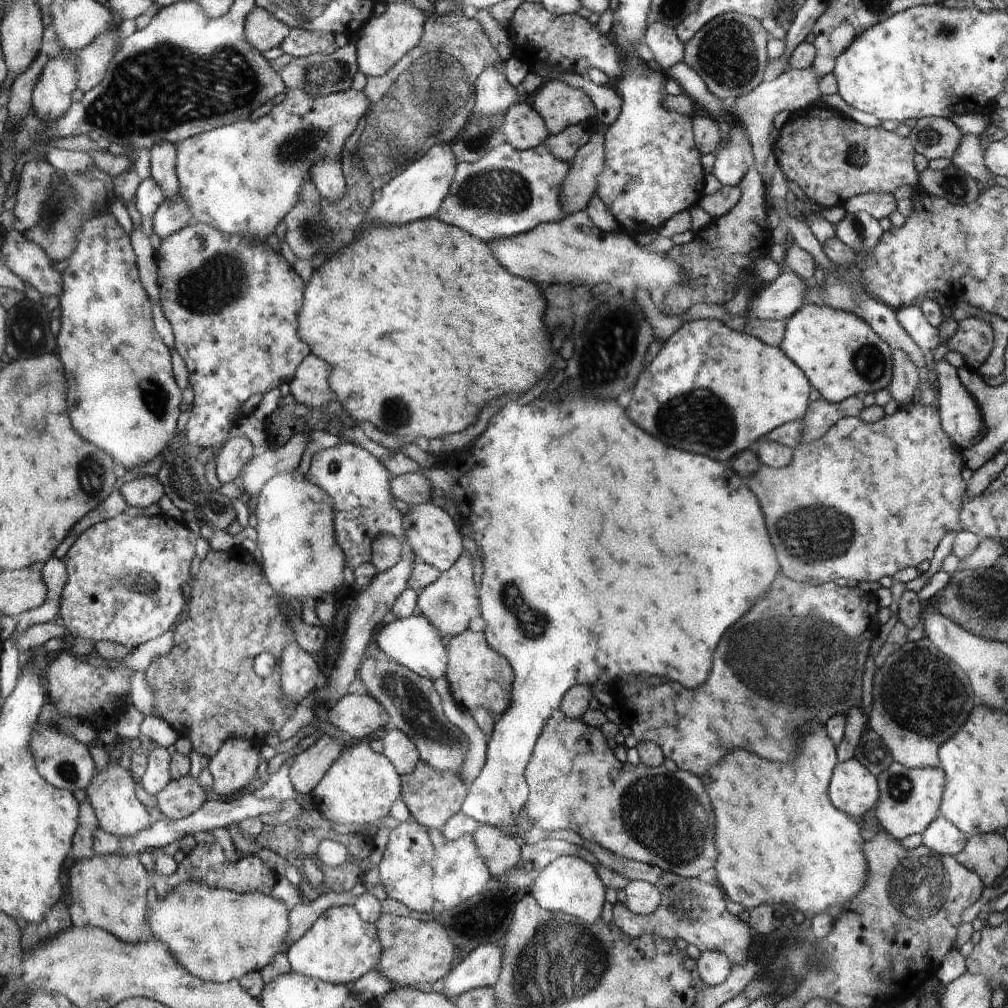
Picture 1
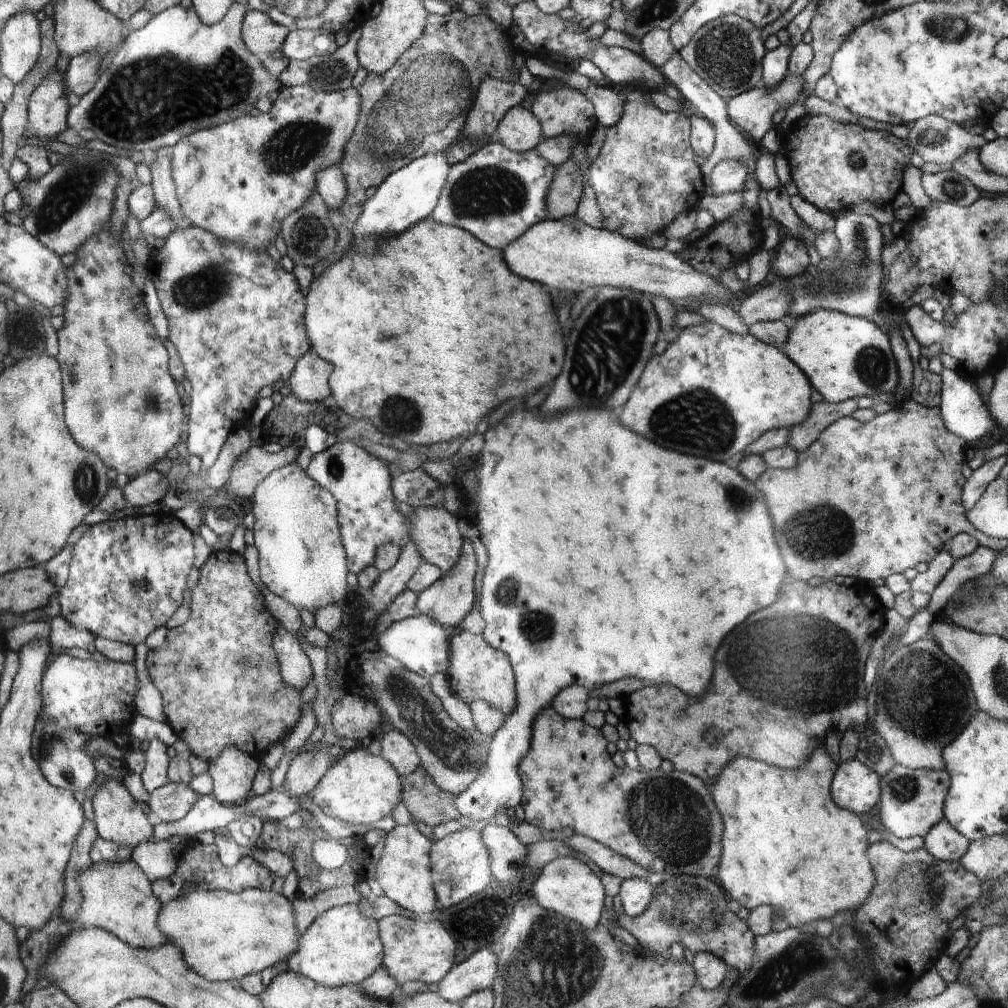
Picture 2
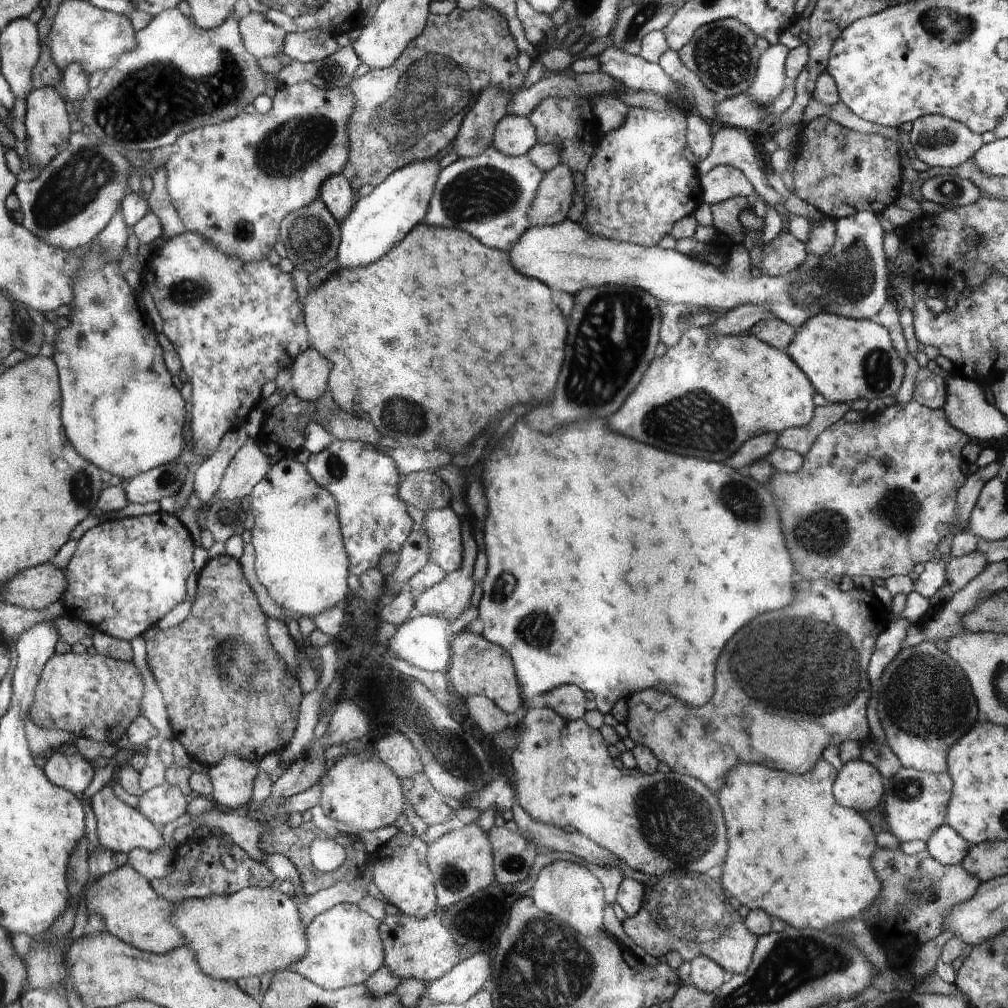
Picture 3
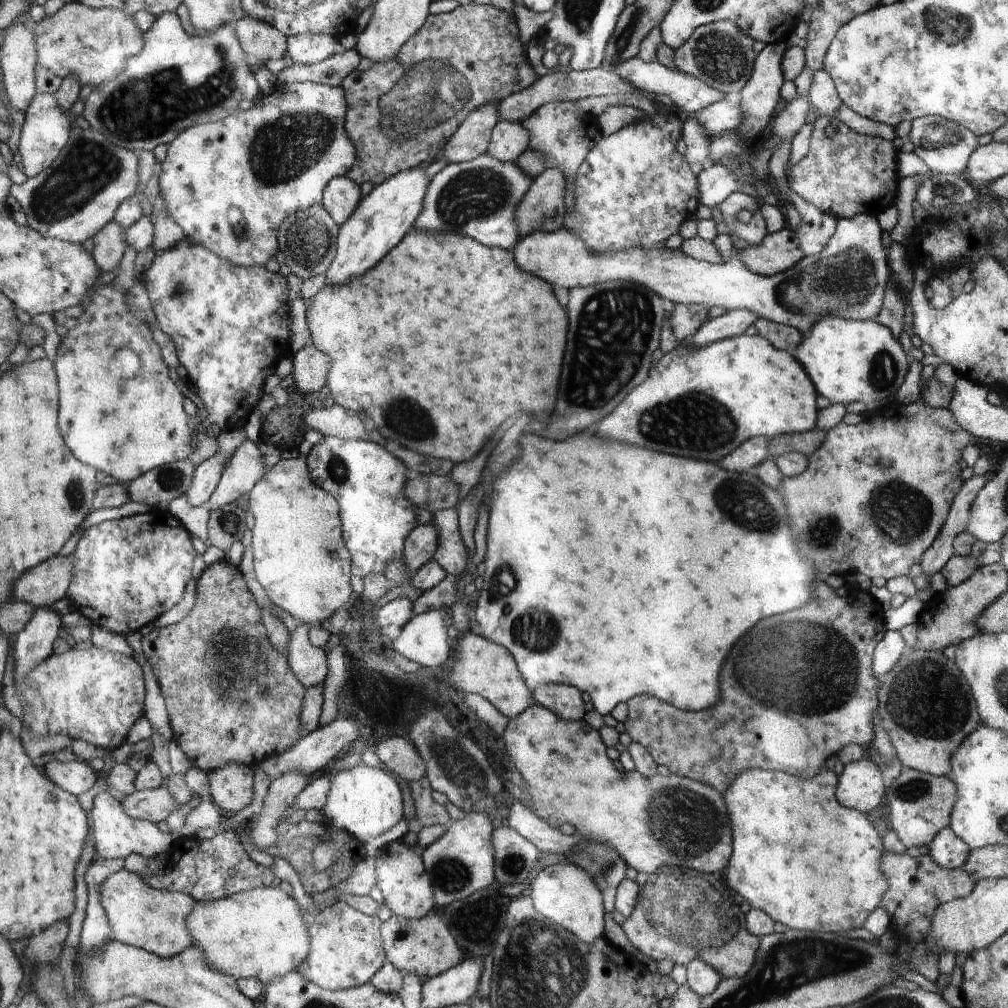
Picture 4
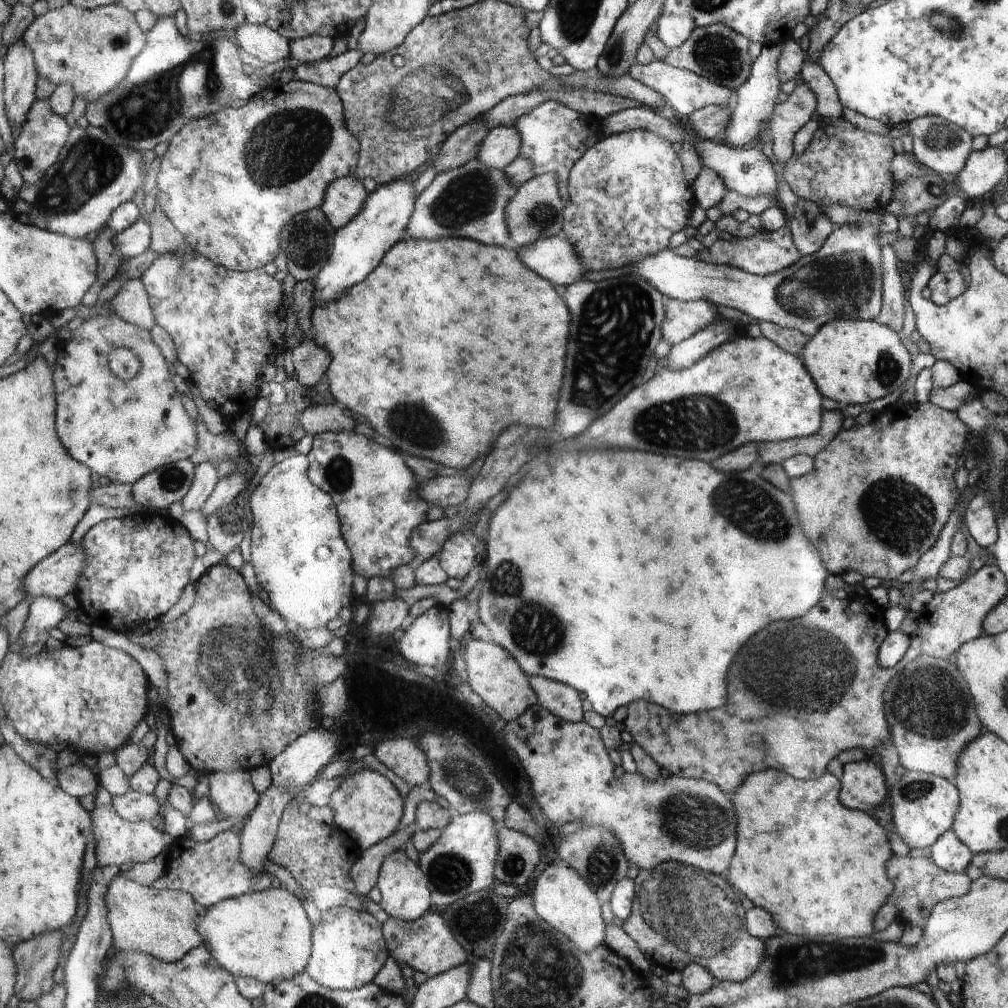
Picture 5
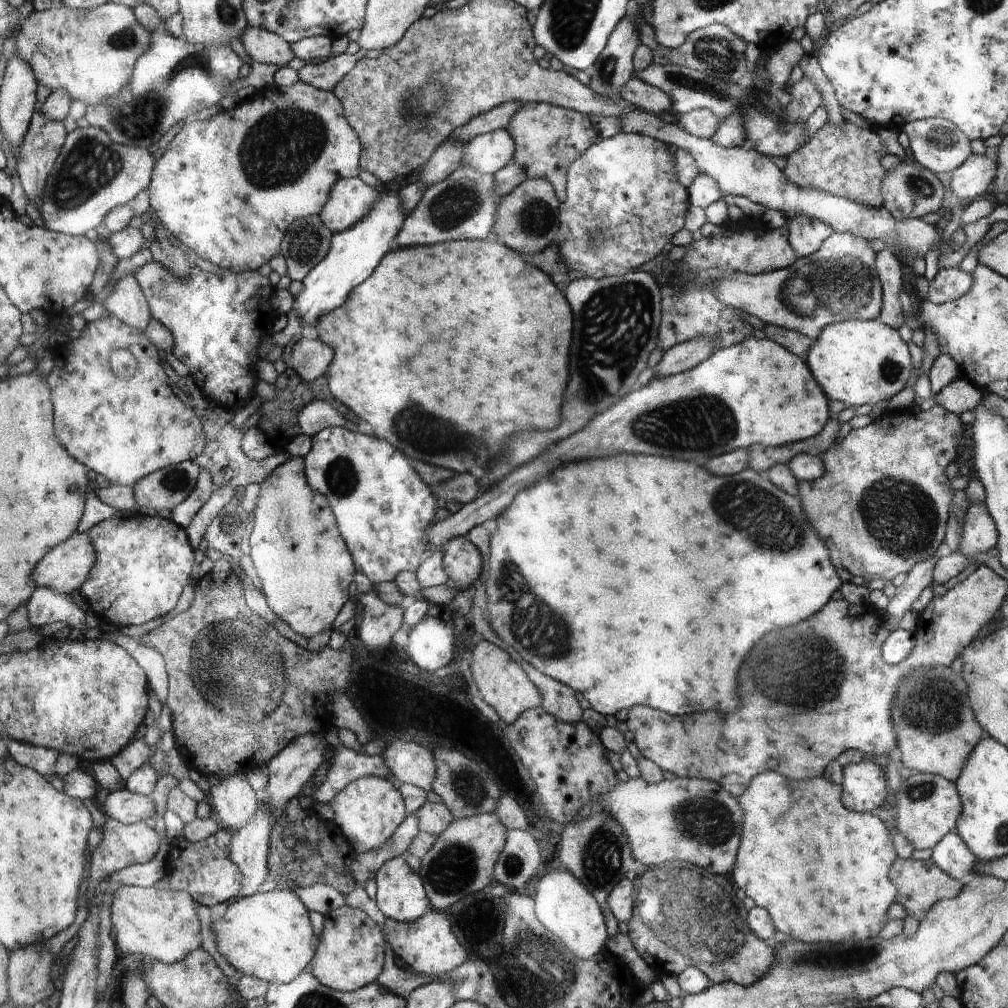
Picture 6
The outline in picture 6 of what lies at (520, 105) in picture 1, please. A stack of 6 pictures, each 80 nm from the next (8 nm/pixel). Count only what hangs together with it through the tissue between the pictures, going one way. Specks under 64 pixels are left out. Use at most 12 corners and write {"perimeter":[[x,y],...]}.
{"perimeter":[[506,129],[464,143],[462,166],[499,173],[515,159]]}

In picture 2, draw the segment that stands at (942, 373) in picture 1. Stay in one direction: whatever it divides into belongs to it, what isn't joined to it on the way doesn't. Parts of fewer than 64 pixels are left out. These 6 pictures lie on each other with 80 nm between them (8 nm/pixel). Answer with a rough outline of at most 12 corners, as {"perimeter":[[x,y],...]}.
{"perimeter":[[945,367],[944,424],[967,445],[998,429],[972,382]]}

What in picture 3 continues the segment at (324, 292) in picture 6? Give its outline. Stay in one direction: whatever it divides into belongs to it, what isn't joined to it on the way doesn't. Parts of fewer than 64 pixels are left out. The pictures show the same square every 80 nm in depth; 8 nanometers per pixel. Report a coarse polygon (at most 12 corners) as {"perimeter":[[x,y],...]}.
{"perimeter":[[438,160],[396,170],[339,224],[340,268],[424,221]]}

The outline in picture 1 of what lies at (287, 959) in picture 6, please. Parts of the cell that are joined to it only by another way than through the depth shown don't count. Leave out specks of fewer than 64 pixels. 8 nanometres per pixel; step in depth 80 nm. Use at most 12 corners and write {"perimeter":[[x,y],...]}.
{"perimeter":[[184,881],[151,931],[204,982],[286,952],[288,909]]}

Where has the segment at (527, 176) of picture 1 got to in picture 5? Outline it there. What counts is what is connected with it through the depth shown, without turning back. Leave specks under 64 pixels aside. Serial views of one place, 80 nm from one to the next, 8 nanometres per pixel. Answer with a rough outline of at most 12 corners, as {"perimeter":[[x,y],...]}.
{"perimeter":[[473,159],[416,198],[408,238],[509,246],[517,188]]}

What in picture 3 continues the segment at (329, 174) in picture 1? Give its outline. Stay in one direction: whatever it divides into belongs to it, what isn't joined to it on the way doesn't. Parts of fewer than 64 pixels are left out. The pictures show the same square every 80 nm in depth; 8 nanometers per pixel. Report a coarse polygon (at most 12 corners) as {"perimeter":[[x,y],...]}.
{"perimeter":[[342,173],[320,186],[319,198],[336,222],[355,206],[356,190]]}

